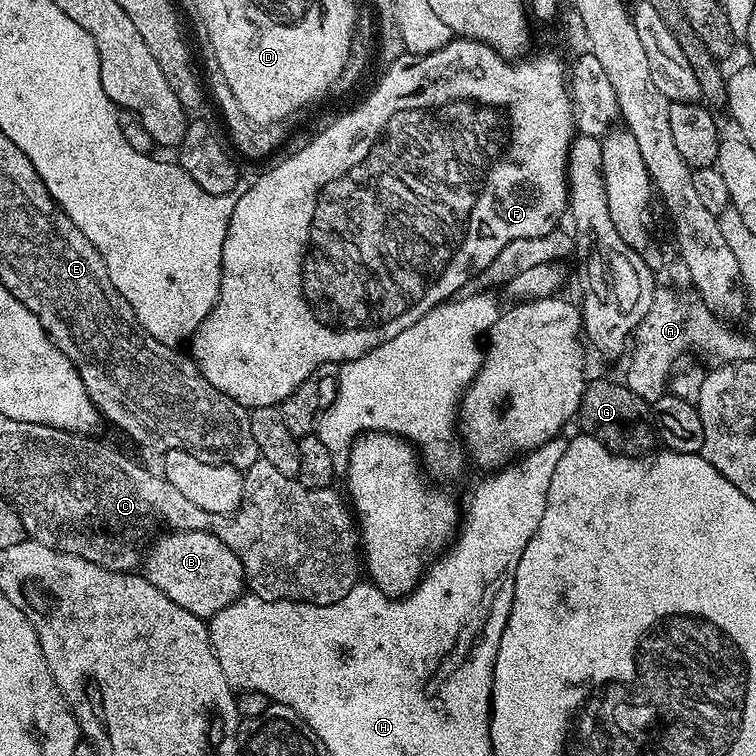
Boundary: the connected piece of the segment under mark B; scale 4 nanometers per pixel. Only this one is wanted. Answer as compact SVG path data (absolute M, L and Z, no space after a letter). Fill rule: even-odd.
M183 530L165 531L165 536L146 552L142 564L143 575L166 598L178 602L182 610L201 618L210 618L218 610L226 610L245 591L246 581L242 562L216 536L215 532L186 532Z

